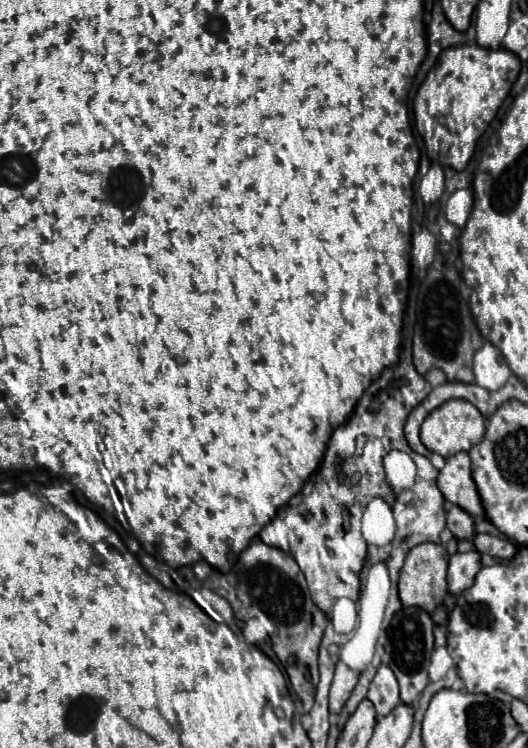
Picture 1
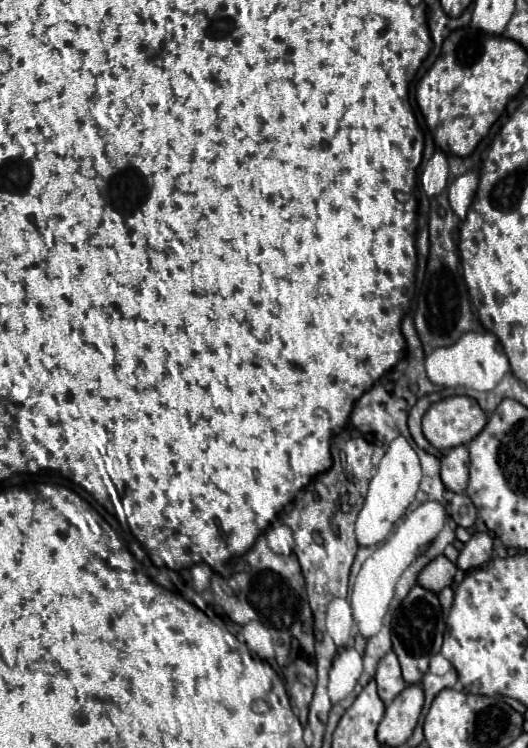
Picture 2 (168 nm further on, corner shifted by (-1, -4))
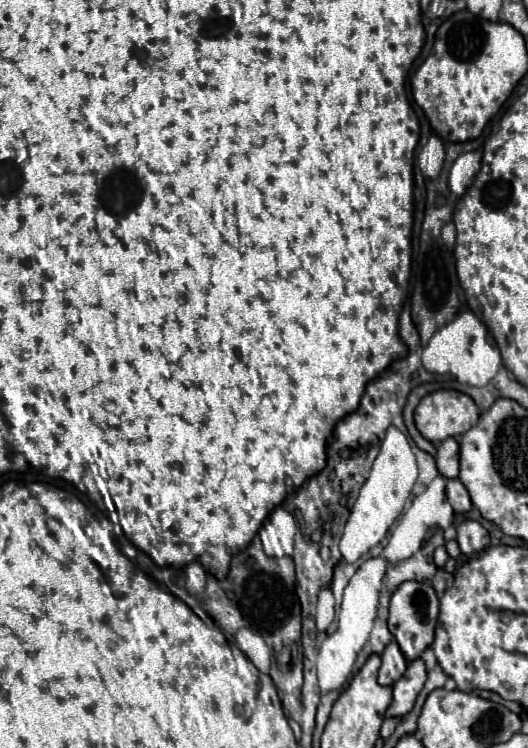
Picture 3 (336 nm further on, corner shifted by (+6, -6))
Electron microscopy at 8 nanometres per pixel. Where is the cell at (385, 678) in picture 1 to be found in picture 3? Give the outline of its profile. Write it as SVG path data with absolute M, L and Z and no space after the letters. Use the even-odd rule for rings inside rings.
M392 641L384 651L382 651L382 667L378 675L380 685L394 685L406 671L406 659L398 647L396 641Z

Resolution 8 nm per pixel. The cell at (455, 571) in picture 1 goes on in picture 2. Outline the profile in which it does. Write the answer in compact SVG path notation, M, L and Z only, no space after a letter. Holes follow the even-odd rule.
M473 533L471 541L465 543L465 549L459 553L455 565L461 571L477 569L477 565L485 565L493 551L493 539L485 533Z

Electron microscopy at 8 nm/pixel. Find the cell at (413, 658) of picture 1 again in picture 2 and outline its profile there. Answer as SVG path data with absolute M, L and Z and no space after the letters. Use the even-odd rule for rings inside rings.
M415 585L409 591L409 595L403 599L403 603L397 609L397 613L393 617L393 623L391 623L393 651L399 659L399 665L401 665L401 671L403 671L403 681L407 685L421 683L423 675L429 669L431 655L439 653L439 649L441 649L443 631L445 631L445 623L443 623L443 615L441 615L437 595L433 595L433 593L425 591L423 587Z

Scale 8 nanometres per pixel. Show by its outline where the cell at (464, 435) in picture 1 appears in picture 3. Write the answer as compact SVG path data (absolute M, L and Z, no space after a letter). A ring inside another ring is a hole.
M440 389L426 395L414 411L418 431L434 445L448 437L464 435L478 423L478 417L480 409L474 399L454 389Z

